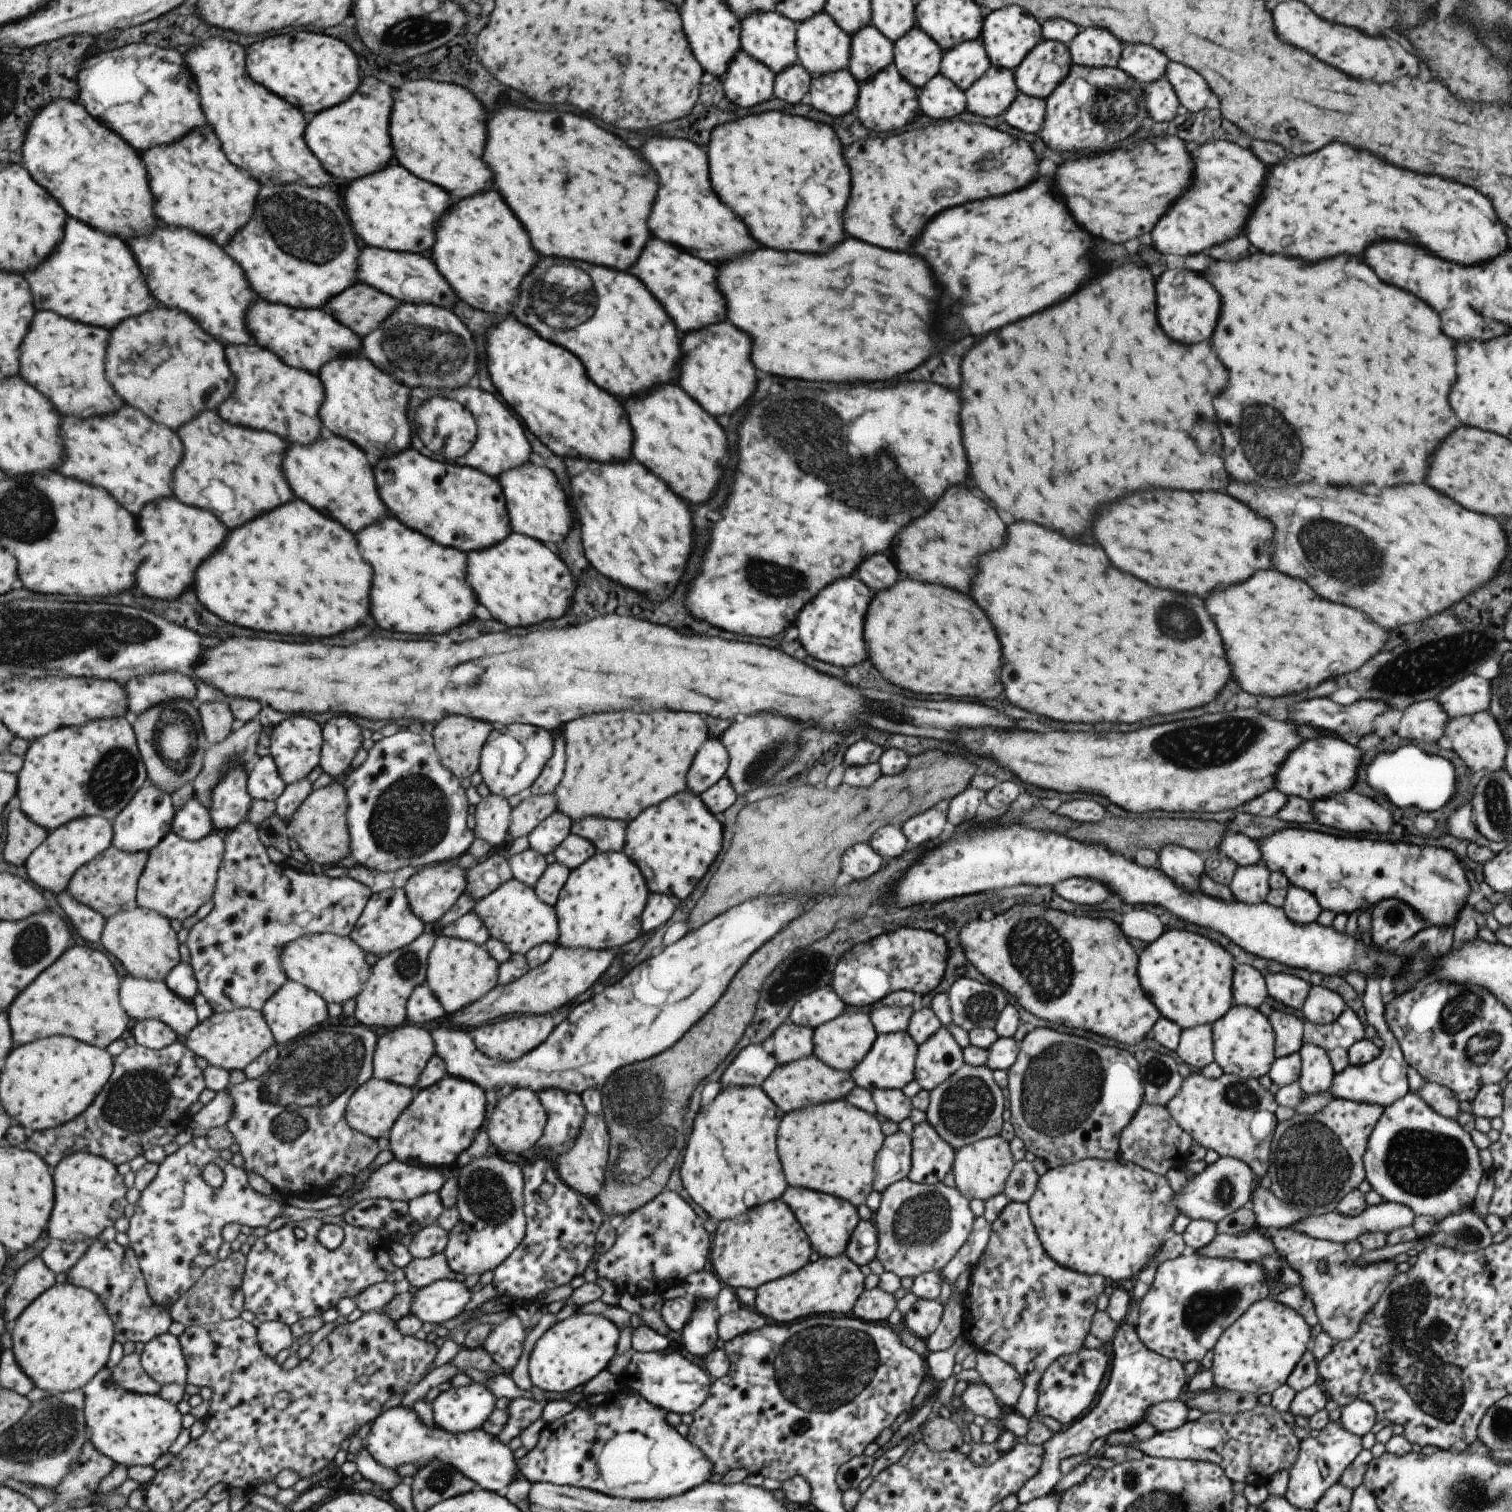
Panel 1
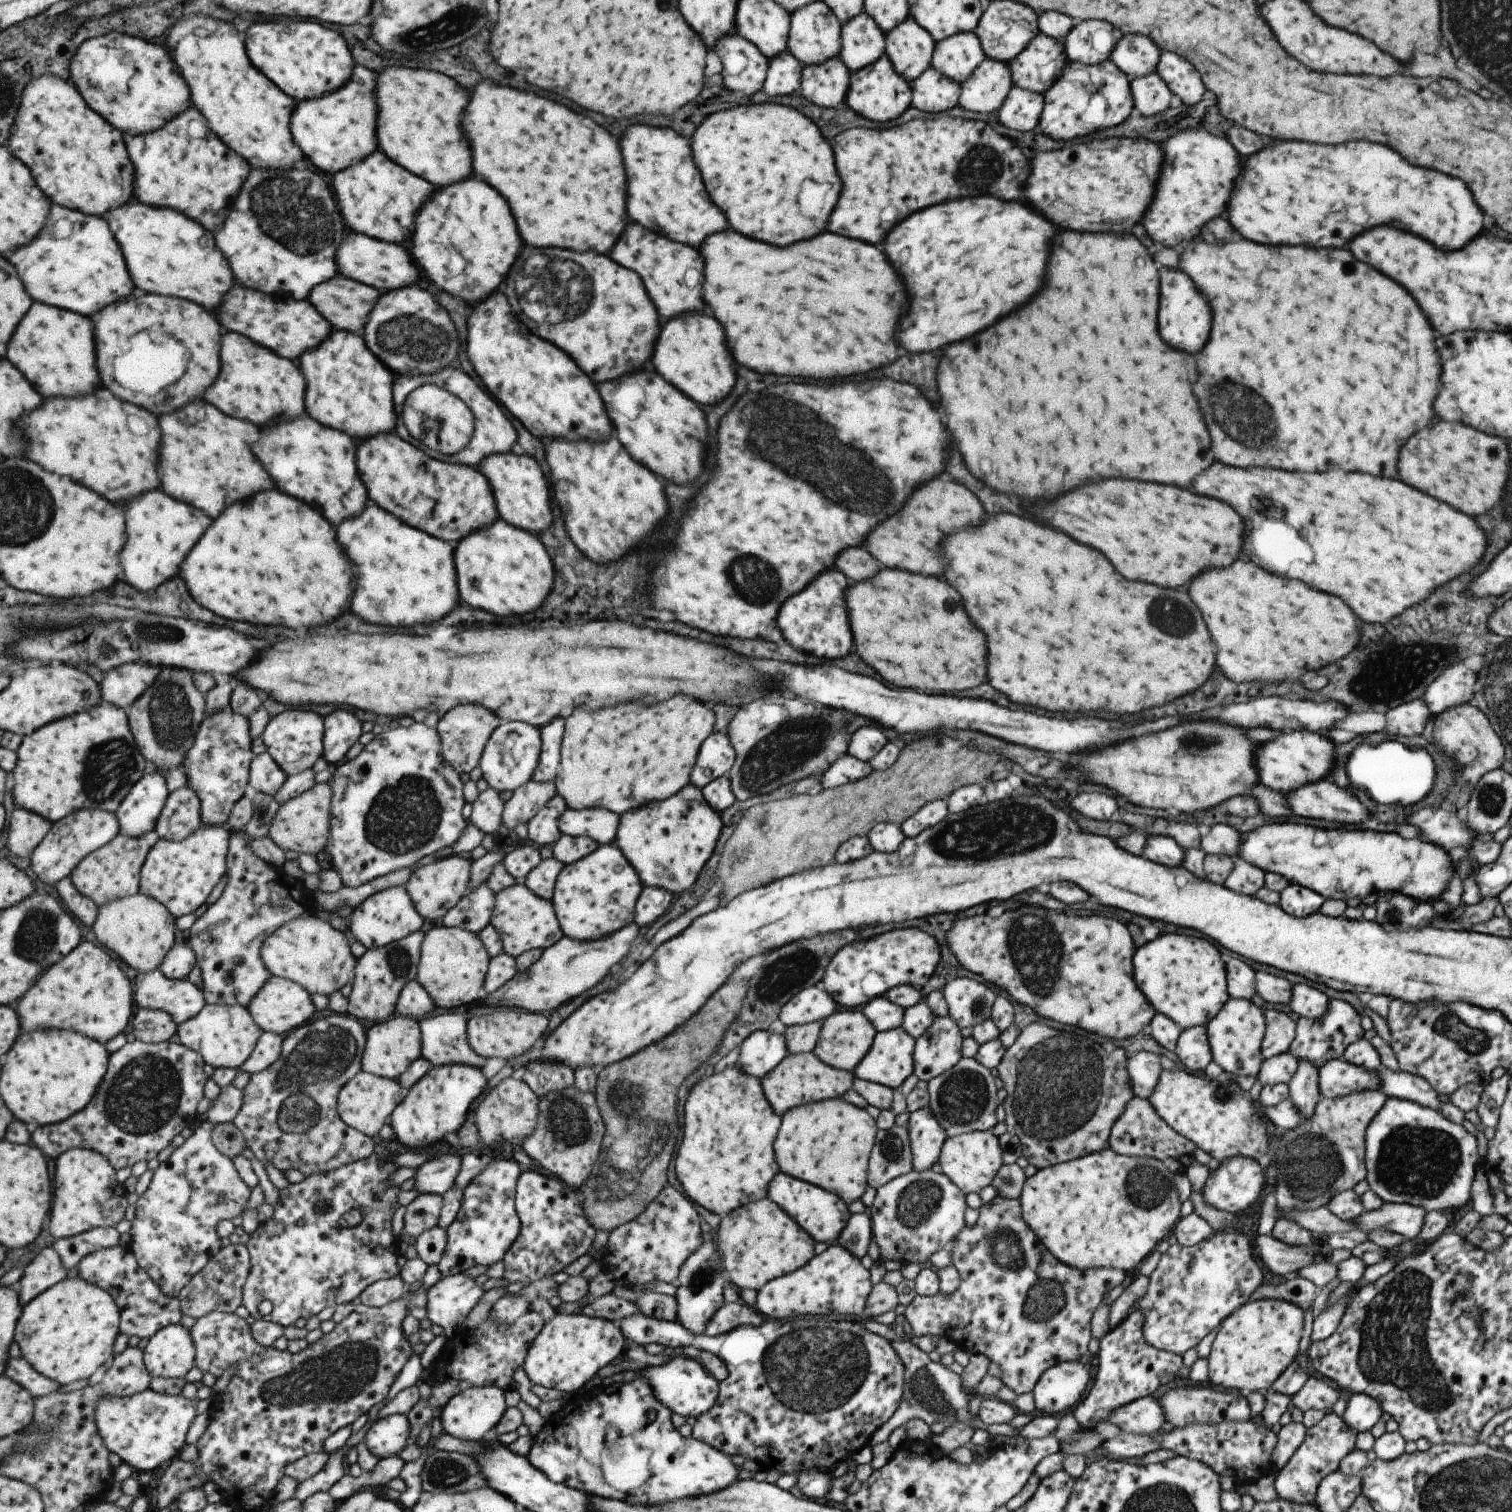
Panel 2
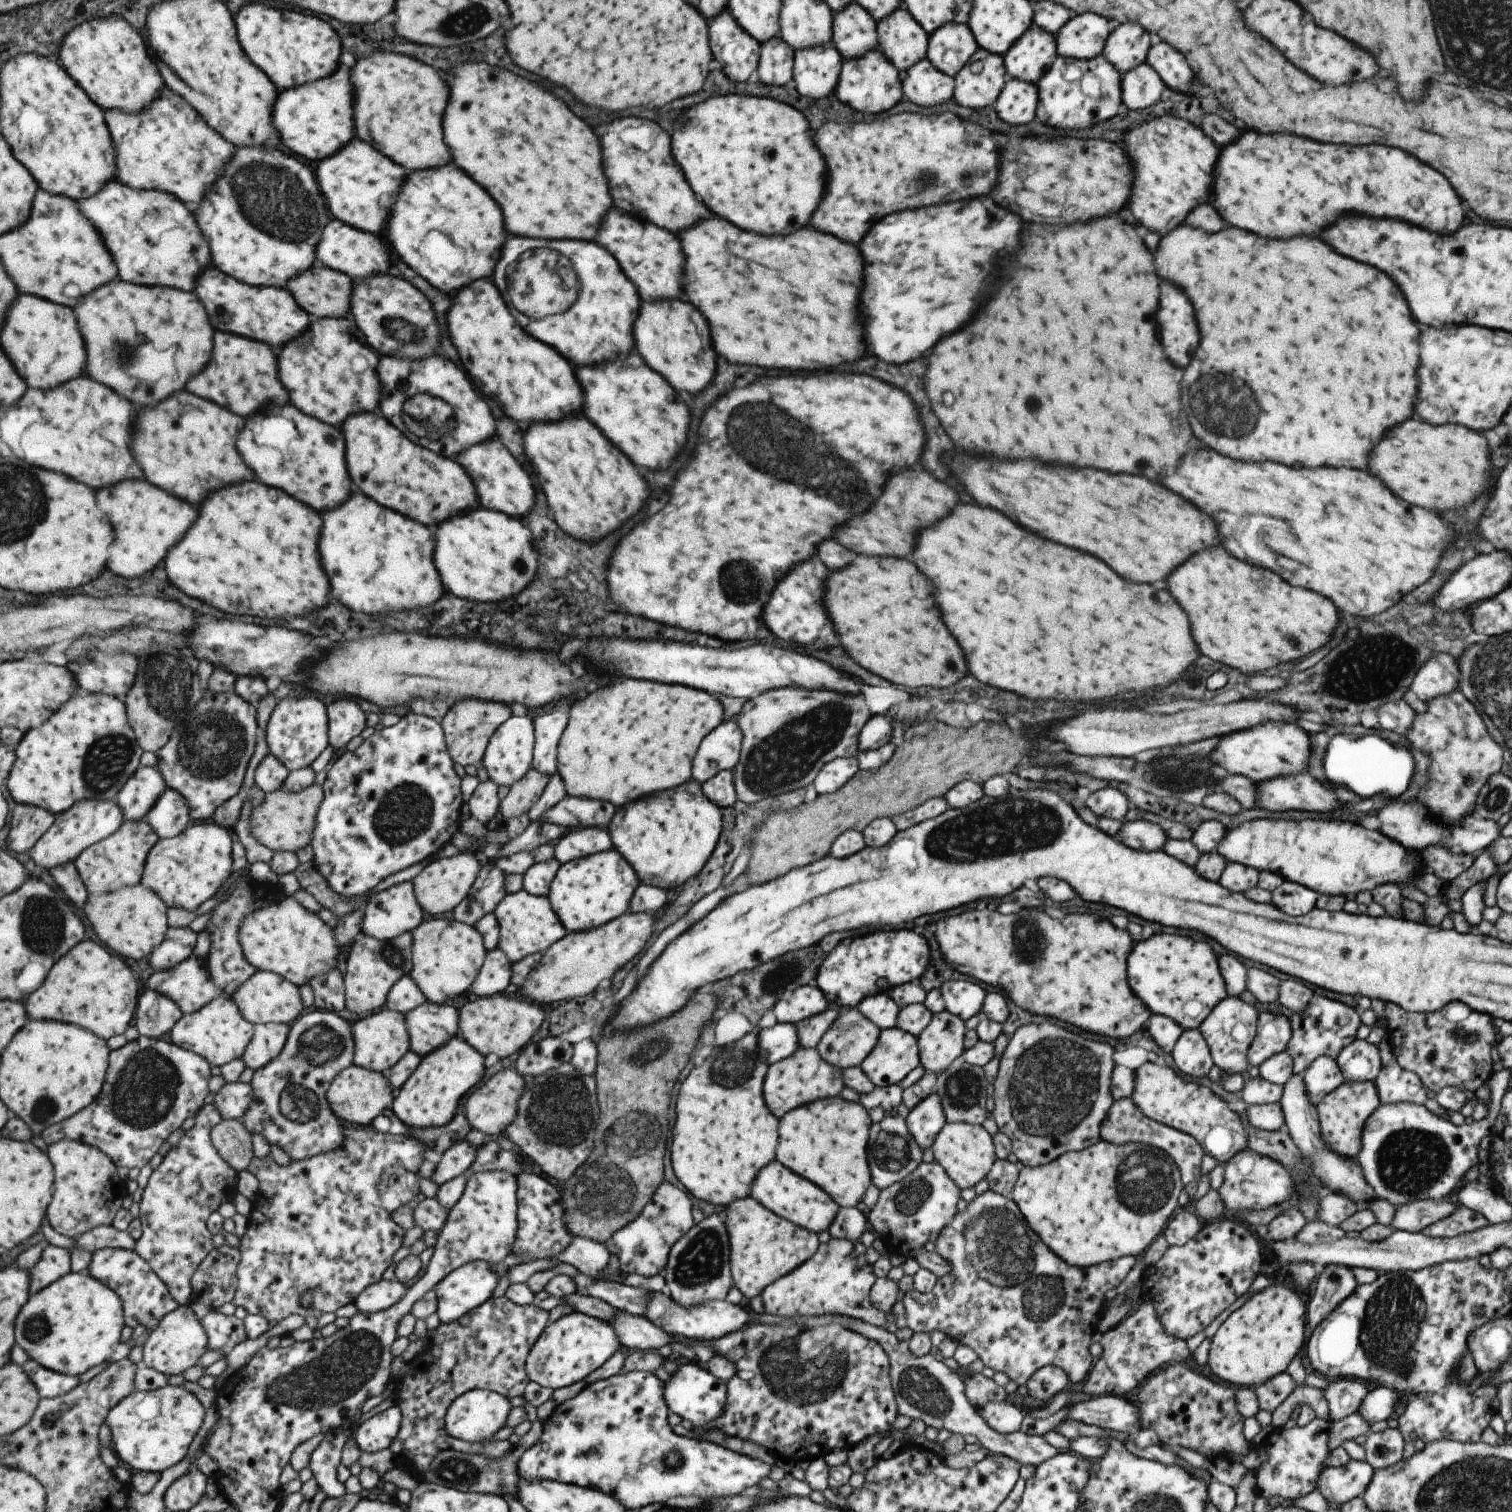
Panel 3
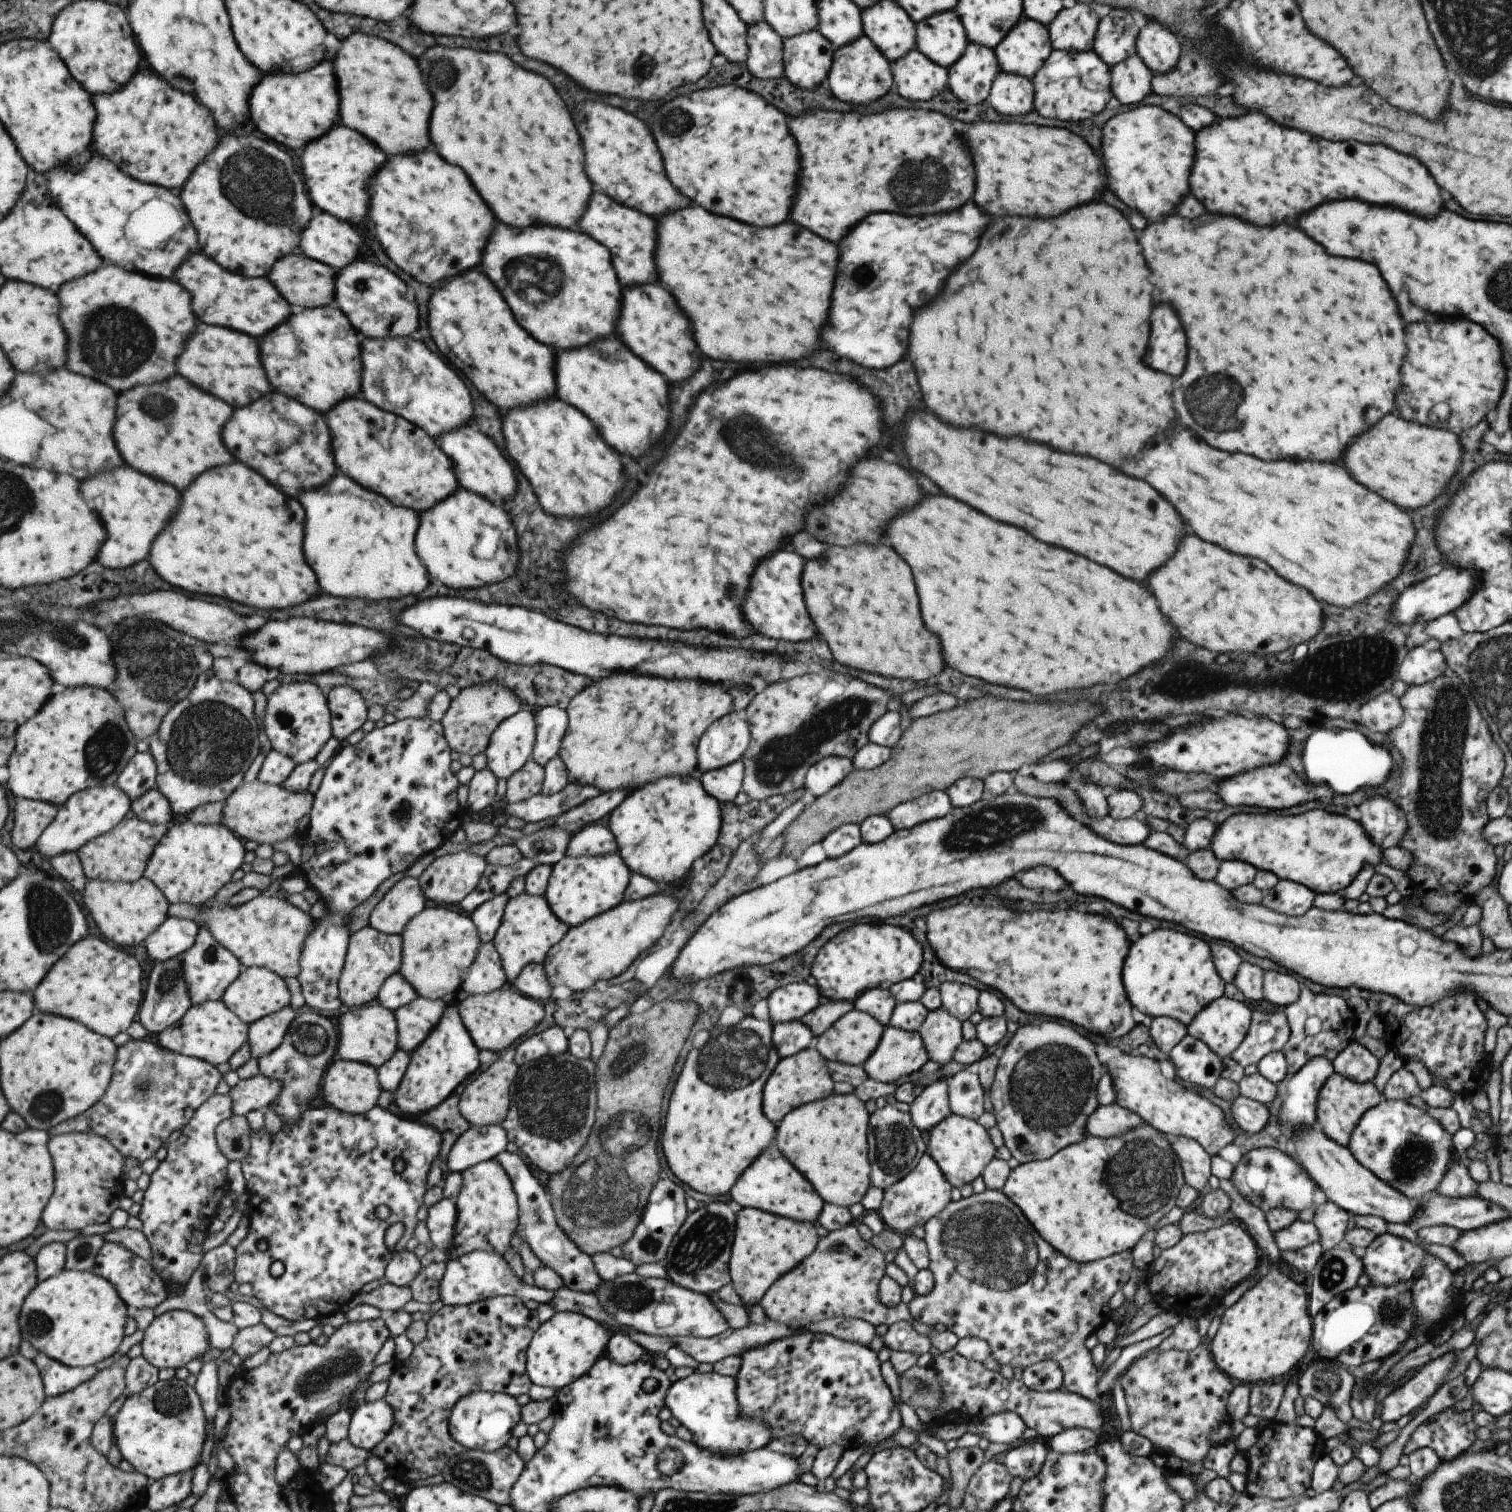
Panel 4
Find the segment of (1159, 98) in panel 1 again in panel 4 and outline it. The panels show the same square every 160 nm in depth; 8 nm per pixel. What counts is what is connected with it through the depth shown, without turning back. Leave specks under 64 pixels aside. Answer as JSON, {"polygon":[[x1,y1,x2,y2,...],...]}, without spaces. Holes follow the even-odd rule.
{"polygon":[[1135,54,1110,67,1110,91,1120,104,1137,104,1151,92,1153,72]]}

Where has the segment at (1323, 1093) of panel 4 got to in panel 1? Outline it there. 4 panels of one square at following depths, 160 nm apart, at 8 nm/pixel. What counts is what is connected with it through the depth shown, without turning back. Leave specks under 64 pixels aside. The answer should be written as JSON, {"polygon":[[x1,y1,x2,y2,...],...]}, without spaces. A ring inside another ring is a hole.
{"polygon":[[1335,1098,1323,1110,1313,1115,1295,1113,1284,1121,1277,1121,1271,1135,1266,1172,1272,1193,1303,1216,1335,1211,1336,1204,1364,1181,1362,1156,1366,1151,1369,1135,1381,1118,1383,1109,1376,1104]]}

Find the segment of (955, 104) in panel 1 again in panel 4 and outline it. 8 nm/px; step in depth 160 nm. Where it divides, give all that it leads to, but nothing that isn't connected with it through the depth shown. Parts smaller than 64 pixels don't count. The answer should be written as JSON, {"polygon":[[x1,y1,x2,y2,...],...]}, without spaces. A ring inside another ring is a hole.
{"polygon":[[911,49,890,63,892,82,897,94,907,100,929,100,948,88,948,70,931,62,917,49]]}

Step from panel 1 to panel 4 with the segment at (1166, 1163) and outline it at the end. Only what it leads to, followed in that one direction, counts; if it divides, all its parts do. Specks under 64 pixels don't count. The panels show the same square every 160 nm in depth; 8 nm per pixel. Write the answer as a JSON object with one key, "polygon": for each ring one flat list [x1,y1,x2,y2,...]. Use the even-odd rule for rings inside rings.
{"polygon":[[1113,1102,1099,1105,1087,1117,1085,1134,1103,1138,1118,1137,1141,1123,1145,1122,1138,1114],[1164,1134,1179,1159,1184,1184,1202,1192,1210,1176,1210,1156,1192,1138]]}

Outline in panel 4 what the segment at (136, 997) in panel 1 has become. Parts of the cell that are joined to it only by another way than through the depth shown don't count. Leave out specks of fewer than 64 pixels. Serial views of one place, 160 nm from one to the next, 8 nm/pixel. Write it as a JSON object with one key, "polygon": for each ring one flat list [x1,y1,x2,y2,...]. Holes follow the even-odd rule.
{"polygon":[[209,927,200,929,196,945,181,955,179,966,182,970,182,979,188,986,191,1000,194,1004,203,1004,207,1001,219,1001,224,997,225,991,245,968,242,962,219,941,215,941]]}

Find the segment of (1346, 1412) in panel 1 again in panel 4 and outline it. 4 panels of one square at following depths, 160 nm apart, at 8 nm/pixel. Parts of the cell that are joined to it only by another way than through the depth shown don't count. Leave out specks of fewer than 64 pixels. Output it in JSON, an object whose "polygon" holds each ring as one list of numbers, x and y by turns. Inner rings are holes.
{"polygon":[[1454,1351,1445,1354,1443,1358,1429,1361,1407,1382,1399,1386,1394,1385,1393,1390,1379,1402,1381,1409,1378,1417,1382,1422,1396,1421,1411,1413,1425,1398,1432,1396,1452,1366,1456,1353]]}

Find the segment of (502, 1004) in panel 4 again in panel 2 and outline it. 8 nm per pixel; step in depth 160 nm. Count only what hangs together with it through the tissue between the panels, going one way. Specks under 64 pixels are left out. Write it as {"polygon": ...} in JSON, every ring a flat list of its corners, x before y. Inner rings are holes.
{"polygon":[[511,1007,473,1010,468,1020,469,1046,483,1058,511,1060,513,1056,519,1056,531,1046,536,1045,535,1040,545,1032,547,1023,548,1019,541,1013]]}

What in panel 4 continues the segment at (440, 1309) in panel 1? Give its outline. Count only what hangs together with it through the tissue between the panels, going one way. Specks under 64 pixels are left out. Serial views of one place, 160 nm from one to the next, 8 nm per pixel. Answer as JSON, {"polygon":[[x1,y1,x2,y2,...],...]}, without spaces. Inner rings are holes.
{"polygon":[[473,1251,465,1256,457,1257,447,1262,445,1276,440,1286,441,1301,445,1305,468,1305,491,1297,511,1295,520,1300,527,1299,543,1304,550,1304,554,1299,553,1291,529,1286,521,1278,517,1278,503,1257,491,1251]]}

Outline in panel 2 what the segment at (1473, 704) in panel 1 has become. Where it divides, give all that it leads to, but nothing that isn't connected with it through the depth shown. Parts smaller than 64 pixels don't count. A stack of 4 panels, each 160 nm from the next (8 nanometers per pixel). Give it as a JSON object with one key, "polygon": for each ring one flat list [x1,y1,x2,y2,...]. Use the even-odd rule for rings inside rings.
{"polygon":[[1457,662,1426,686,1421,699,1434,716,1457,705,1470,703,1474,696,1473,686,1477,686,1476,673]]}

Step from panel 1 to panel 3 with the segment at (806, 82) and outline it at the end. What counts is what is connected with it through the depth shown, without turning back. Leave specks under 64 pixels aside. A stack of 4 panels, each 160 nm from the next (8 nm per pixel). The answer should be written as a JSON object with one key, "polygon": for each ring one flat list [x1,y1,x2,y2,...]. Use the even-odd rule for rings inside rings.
{"polygon":[[779,36,761,43,753,79,765,86,783,86,792,80,794,50]]}

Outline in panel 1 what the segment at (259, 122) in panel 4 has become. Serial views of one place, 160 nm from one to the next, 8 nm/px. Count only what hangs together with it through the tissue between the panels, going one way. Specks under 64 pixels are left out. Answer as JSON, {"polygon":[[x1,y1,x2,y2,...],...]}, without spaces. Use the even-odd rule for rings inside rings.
{"polygon":[[377,78,363,80,363,94,357,92,349,102,341,106,321,112,313,118,307,126,305,140,309,142,311,150,325,162,325,168,343,180,357,180,369,176,373,172,385,170,395,158,389,126,391,126,391,112,393,112,393,90,385,82]]}

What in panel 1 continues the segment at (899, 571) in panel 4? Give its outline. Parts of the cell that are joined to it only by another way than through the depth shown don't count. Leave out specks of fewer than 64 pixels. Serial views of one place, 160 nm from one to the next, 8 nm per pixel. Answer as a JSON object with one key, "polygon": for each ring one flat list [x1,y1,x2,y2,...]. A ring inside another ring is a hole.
{"polygon":[[903,578,889,590,875,594,865,614,863,636,867,644,867,654,881,676,903,690,911,690,913,694,943,694,949,698,965,696,987,700,995,698,1003,690,999,682,1001,648,997,636,991,628,991,622,985,618,985,614,981,614,981,608,967,594,959,592,957,596,955,590]]}

